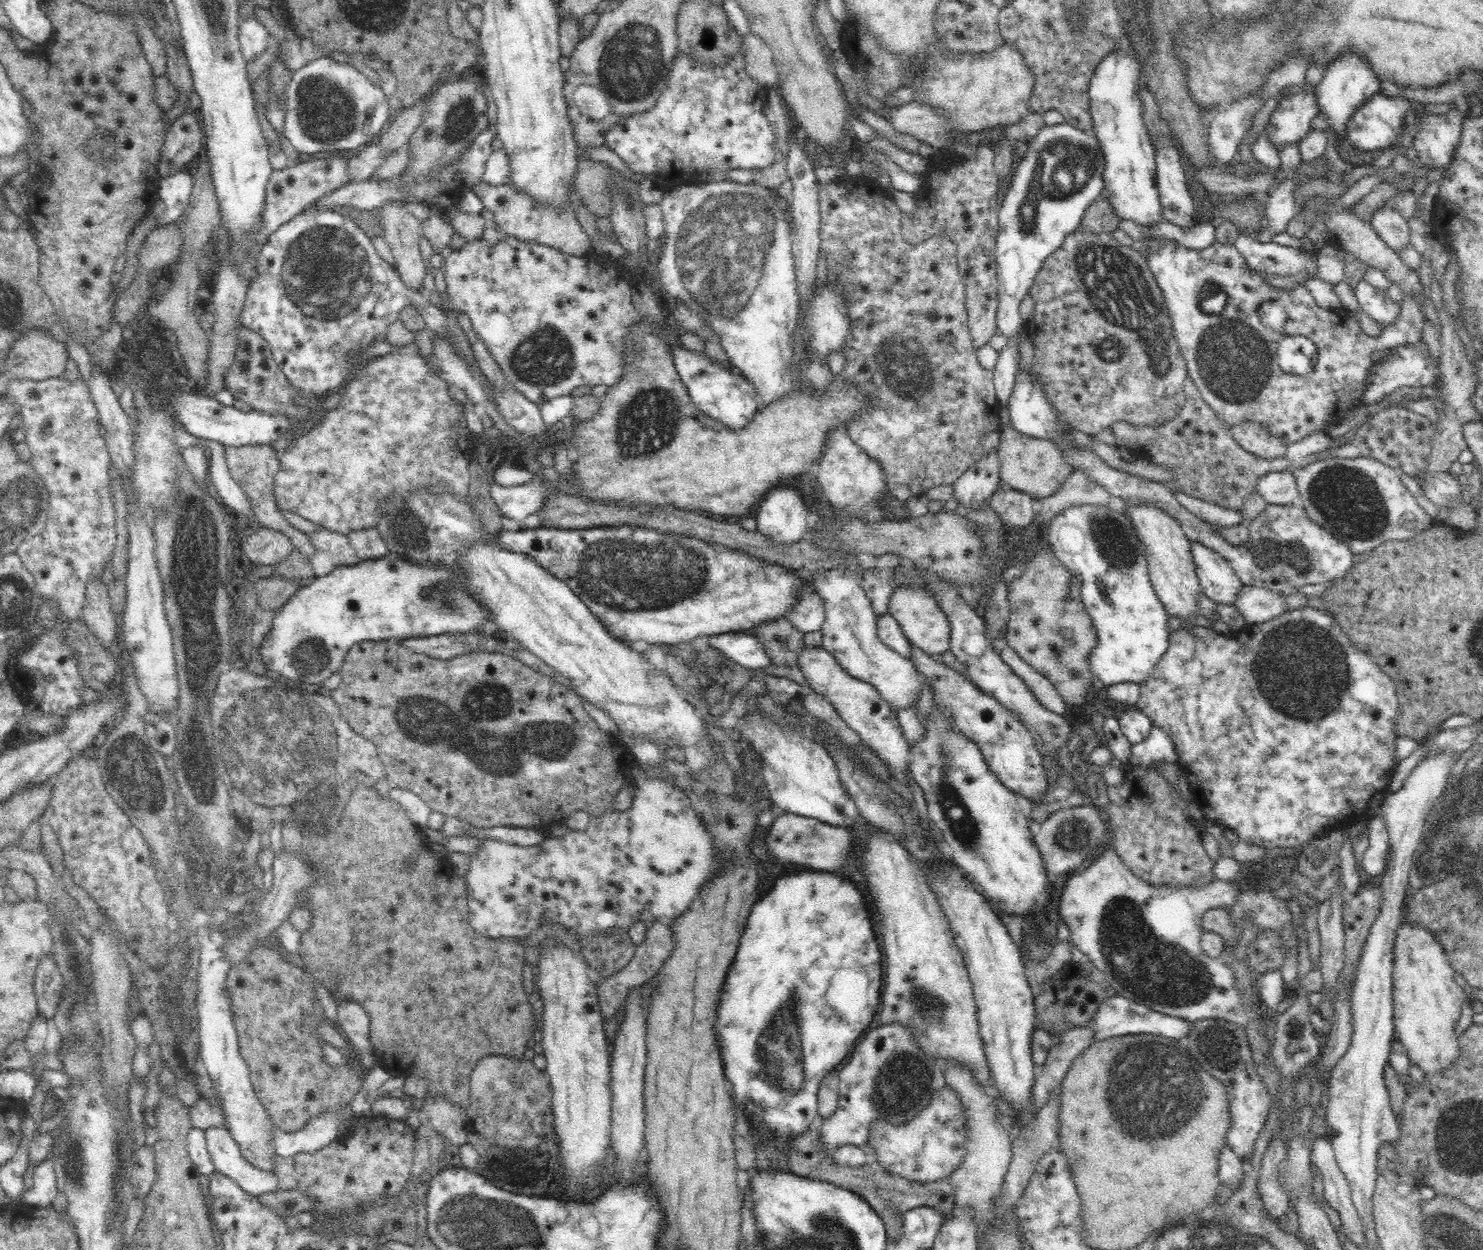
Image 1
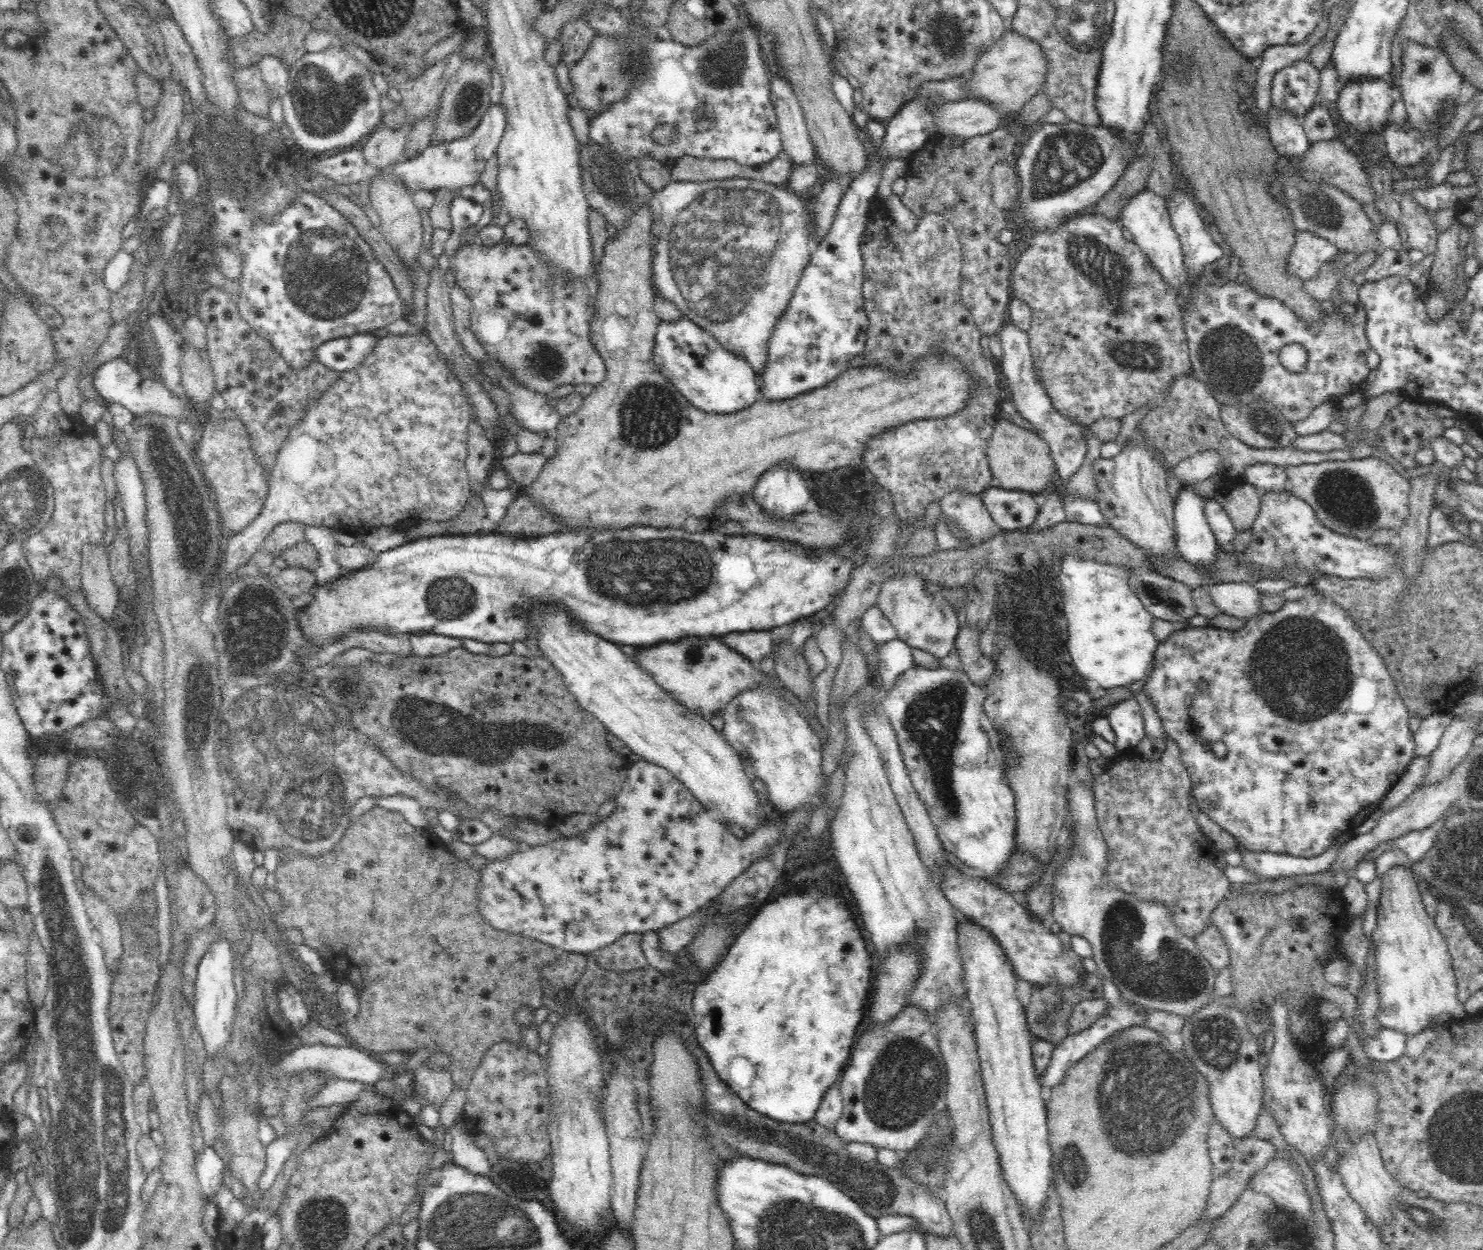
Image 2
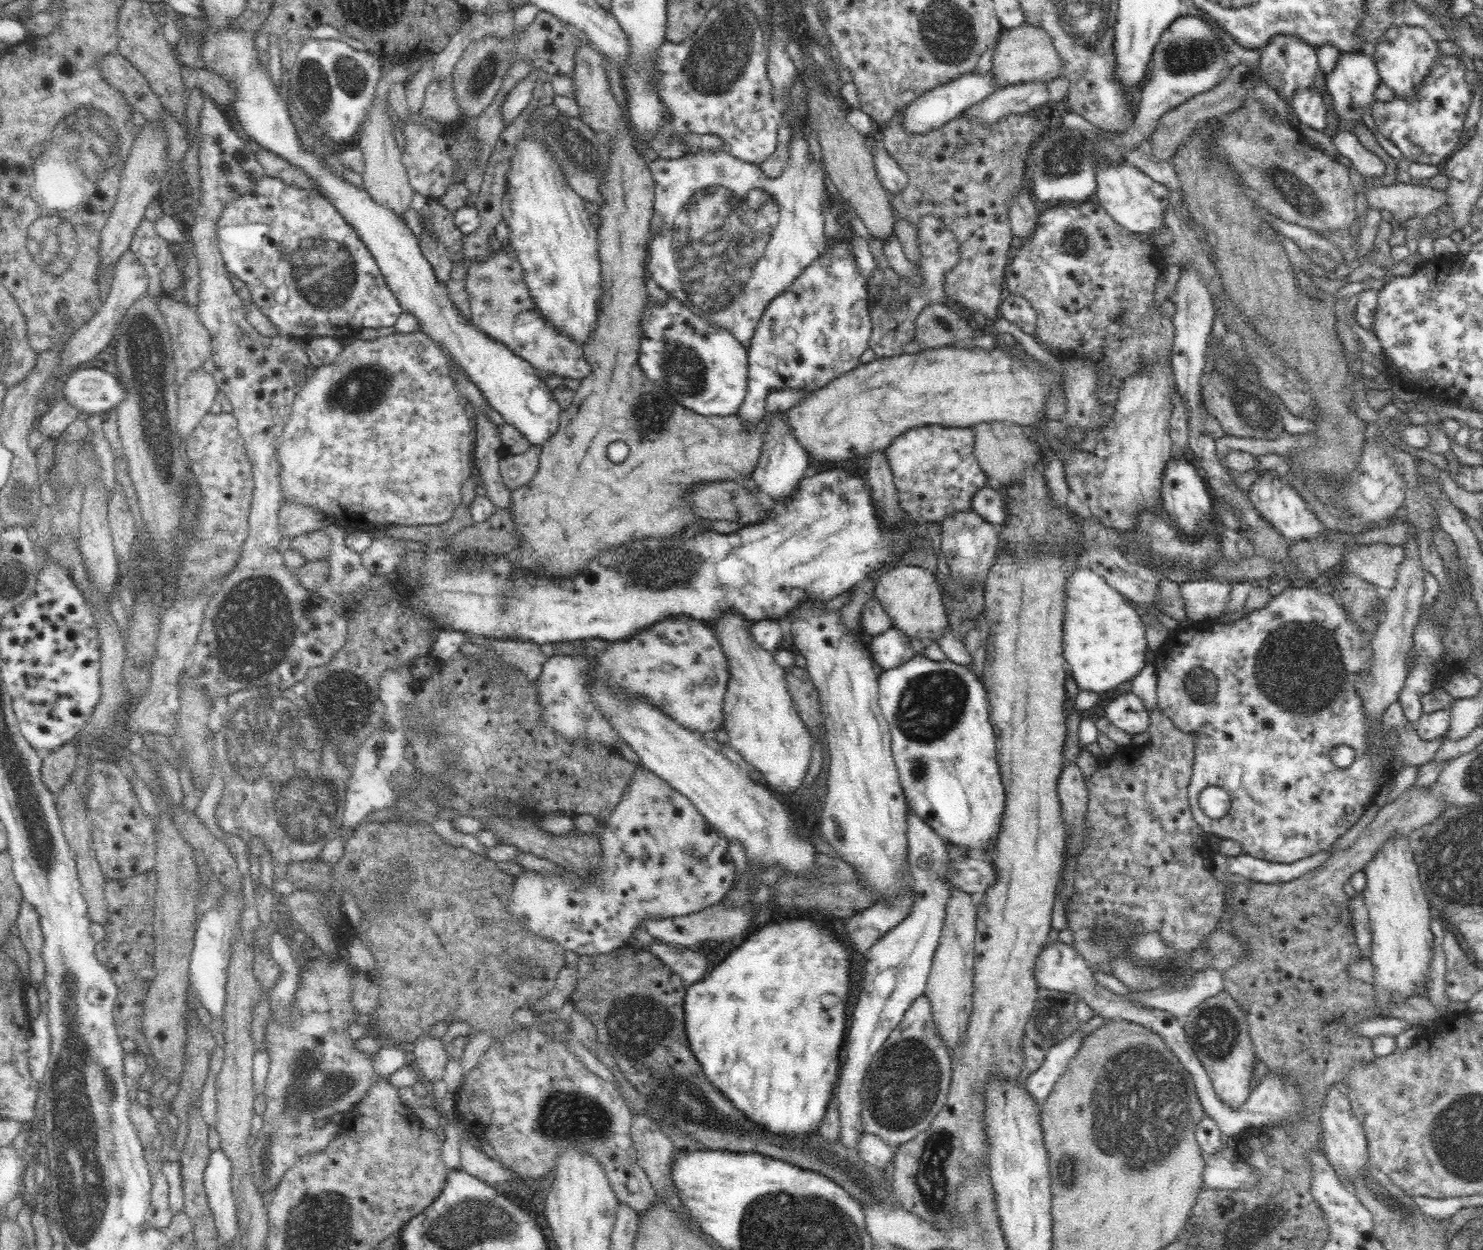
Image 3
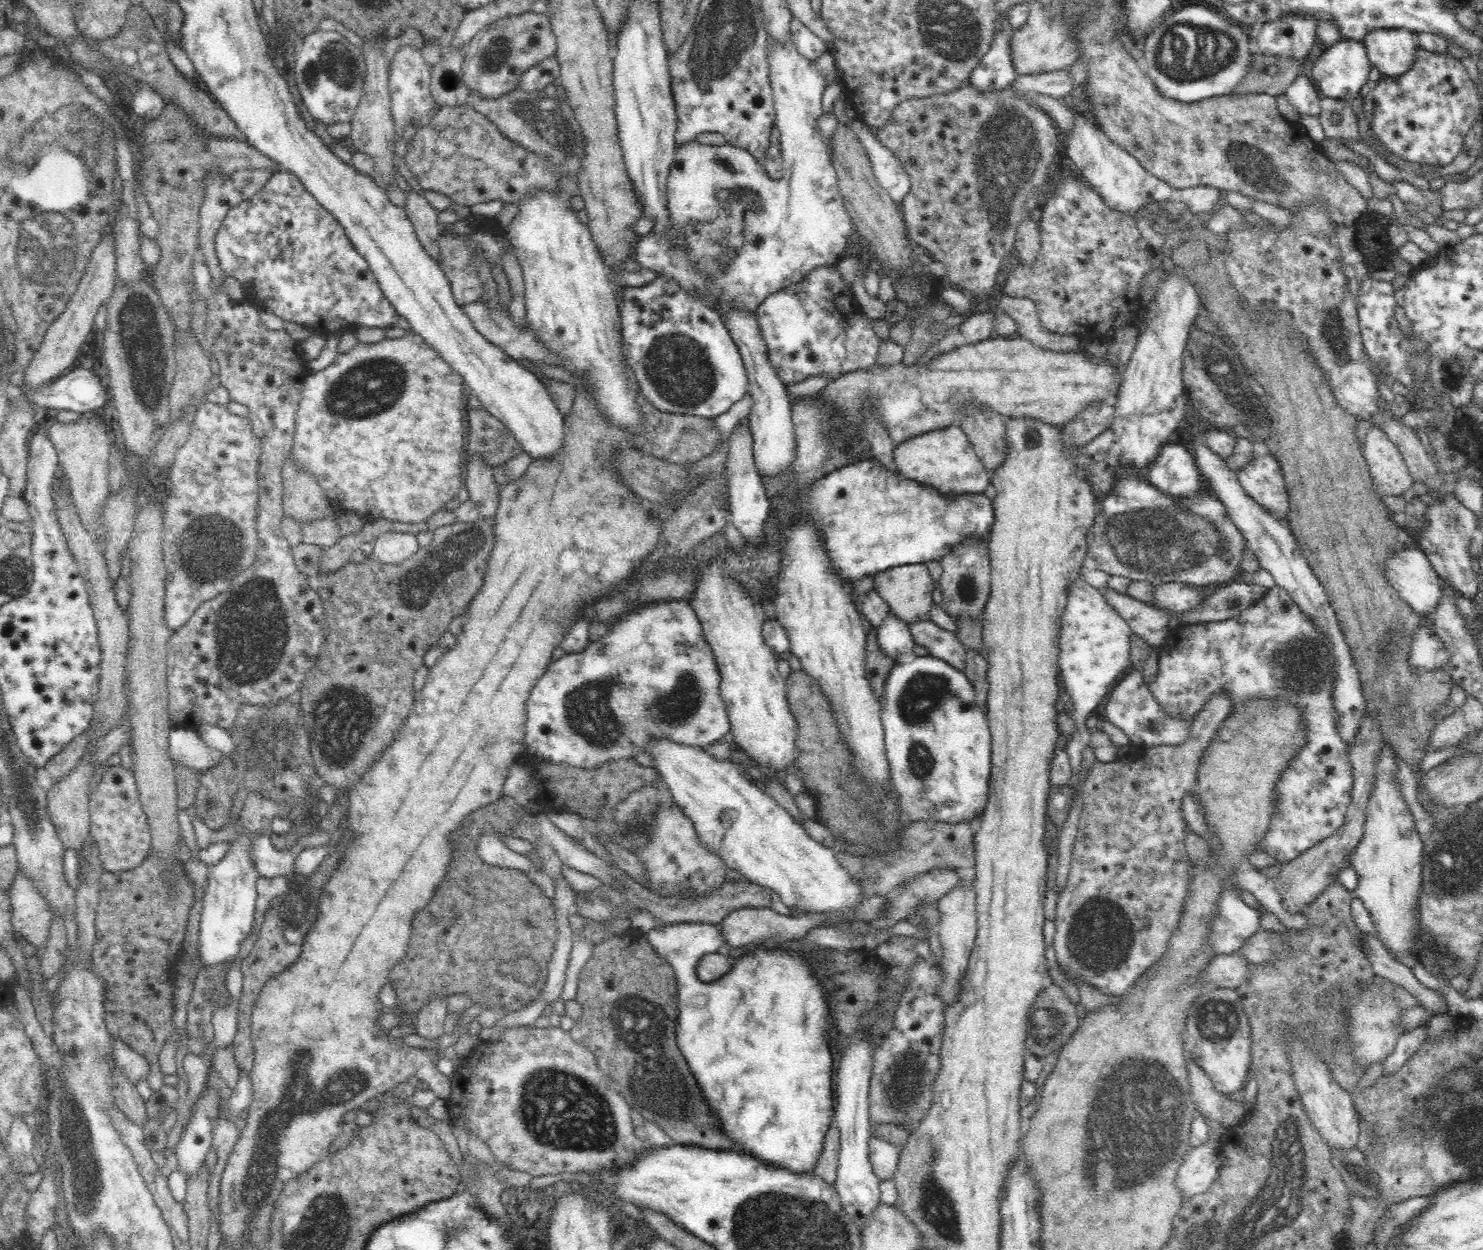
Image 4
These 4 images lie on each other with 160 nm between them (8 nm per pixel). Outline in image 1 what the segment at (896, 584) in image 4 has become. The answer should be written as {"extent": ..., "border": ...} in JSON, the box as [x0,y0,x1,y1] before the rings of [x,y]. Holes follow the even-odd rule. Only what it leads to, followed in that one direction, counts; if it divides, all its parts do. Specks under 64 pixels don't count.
{"extent":[887,587,951,657],"border":[[[898,587],[890,595],[887,609],[888,613],[898,621],[900,628],[913,646],[935,657],[950,649],[951,630],[948,615],[942,611],[942,605],[928,589]]]}

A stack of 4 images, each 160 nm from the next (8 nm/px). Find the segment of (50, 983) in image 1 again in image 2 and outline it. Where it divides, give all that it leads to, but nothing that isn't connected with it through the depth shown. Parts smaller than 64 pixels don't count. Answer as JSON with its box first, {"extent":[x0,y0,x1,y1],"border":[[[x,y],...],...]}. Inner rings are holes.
{"extent":[27,932,49,1008],"border":[[[34,932],[29,938],[27,958],[27,991],[29,1000],[36,1008],[42,1007],[47,995],[49,979],[49,958],[41,945],[38,935]]]}

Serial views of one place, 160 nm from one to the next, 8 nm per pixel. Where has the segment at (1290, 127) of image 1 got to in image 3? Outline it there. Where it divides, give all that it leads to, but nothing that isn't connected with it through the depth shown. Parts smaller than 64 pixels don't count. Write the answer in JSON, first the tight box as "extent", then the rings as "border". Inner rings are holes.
{"extent":[1260,34,1319,102],"border":[[[1275,34],[1261,52],[1260,67],[1263,81],[1276,89],[1284,99],[1291,102],[1294,91],[1312,86],[1319,66],[1317,50],[1310,43],[1306,43],[1296,35]]]}

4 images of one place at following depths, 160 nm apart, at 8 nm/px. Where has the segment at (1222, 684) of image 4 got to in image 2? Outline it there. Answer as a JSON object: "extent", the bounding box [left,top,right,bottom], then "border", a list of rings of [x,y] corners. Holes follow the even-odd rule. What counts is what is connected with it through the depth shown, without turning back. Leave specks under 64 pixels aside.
{"extent":[1142,592,1417,858],"border":[[[1316,592],[1307,594],[1299,601],[1286,601],[1276,612],[1262,611],[1250,617],[1238,630],[1214,626],[1187,626],[1176,630],[1157,646],[1155,665],[1142,689],[1156,708],[1164,731],[1180,748],[1181,760],[1190,775],[1192,794],[1198,808],[1252,852],[1275,852],[1303,858],[1320,856],[1332,846],[1332,840],[1342,834],[1355,832],[1362,822],[1380,809],[1389,791],[1417,757],[1406,705],[1380,653],[1363,637],[1347,610],[1336,604],[1332,597],[1324,597]],[[1218,741],[1228,749],[1224,758],[1217,758],[1212,751],[1212,745]]]}

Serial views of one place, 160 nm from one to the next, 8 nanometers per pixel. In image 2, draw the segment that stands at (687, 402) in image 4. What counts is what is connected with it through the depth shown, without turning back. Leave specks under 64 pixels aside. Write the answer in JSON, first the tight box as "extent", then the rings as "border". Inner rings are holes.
{"extent":[654,317,760,414],"border":[[[687,317],[676,322],[661,322],[654,337],[654,362],[676,389],[697,409],[713,413],[730,414],[737,410],[751,407],[760,397],[760,387],[757,383],[756,371],[740,354],[726,350],[718,343],[718,339],[697,326]]]}

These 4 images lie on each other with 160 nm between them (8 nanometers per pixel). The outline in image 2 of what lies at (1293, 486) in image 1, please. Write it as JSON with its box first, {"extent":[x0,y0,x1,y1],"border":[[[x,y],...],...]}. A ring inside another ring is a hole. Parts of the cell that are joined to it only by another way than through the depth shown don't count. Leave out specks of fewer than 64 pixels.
{"extent":[1244,463,1289,497],"border":[[[1268,463],[1247,466],[1244,480],[1253,484],[1261,497],[1268,491],[1282,492],[1289,489],[1285,468]]]}

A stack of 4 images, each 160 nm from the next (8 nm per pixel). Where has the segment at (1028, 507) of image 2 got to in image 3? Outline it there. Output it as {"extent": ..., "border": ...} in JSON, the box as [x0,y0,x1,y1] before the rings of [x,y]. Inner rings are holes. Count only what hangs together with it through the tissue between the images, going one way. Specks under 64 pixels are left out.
{"extent":[971,484,1007,526],"border":[[[989,484],[974,493],[971,508],[975,510],[986,522],[997,526],[1004,525],[1007,493],[1005,490],[994,490]]]}

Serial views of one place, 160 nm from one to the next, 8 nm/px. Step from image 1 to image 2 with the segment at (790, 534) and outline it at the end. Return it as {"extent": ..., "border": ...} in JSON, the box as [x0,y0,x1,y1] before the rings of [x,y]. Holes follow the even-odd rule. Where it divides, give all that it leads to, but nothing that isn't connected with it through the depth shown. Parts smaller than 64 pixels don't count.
{"extent":[752,461,812,519],"border":[[[788,461],[763,472],[752,492],[756,503],[776,519],[801,513],[812,498],[803,474]]]}

